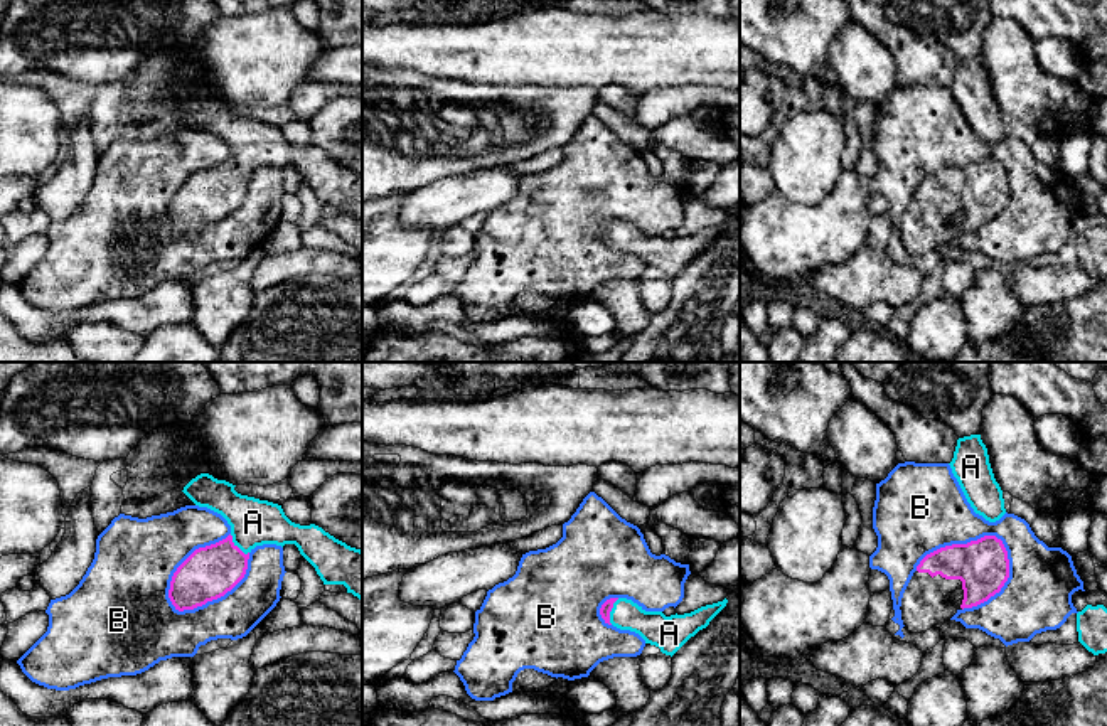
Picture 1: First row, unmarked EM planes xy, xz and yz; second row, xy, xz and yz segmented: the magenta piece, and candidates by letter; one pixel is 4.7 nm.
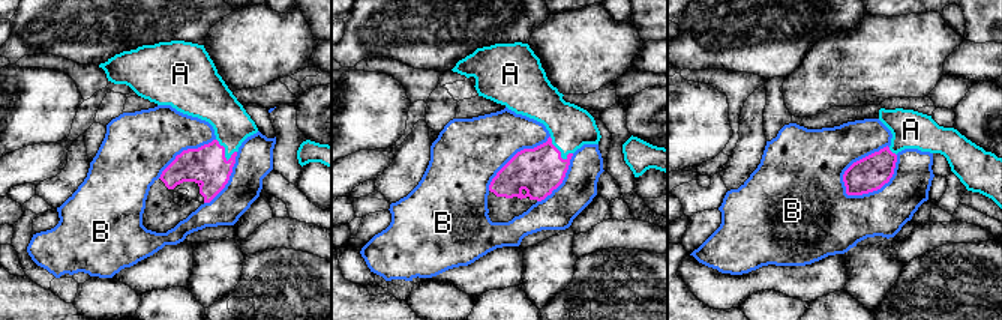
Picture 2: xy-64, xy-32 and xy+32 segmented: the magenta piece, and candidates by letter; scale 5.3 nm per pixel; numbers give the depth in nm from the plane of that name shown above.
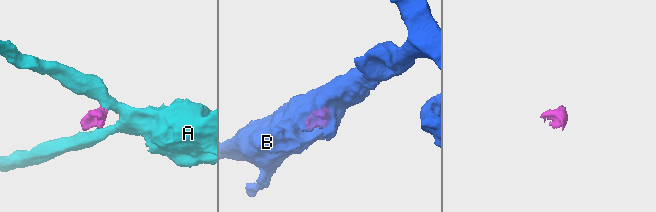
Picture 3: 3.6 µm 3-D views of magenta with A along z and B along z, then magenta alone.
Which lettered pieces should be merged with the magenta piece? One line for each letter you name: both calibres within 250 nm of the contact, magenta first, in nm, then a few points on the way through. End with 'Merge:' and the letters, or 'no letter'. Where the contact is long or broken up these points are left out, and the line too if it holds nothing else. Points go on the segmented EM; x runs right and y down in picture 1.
A: 50/160 nm | across xz (607, 607), (610, 610), (654, 627)
Merge: A

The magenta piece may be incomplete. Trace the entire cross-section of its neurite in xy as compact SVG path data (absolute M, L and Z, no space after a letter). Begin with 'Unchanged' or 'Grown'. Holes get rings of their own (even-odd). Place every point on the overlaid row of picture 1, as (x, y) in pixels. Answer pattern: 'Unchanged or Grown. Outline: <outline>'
Grown. Outline: M209 473L192 478L184 494L199 507L221 514L231 534L195 549L174 573L168 598L175 610L194 610L231 591L246 574L249 553L263 544L295 544L324 585L344 585L362 600L362 551L322 527L291 522L281 505L241 495L236 485Z

